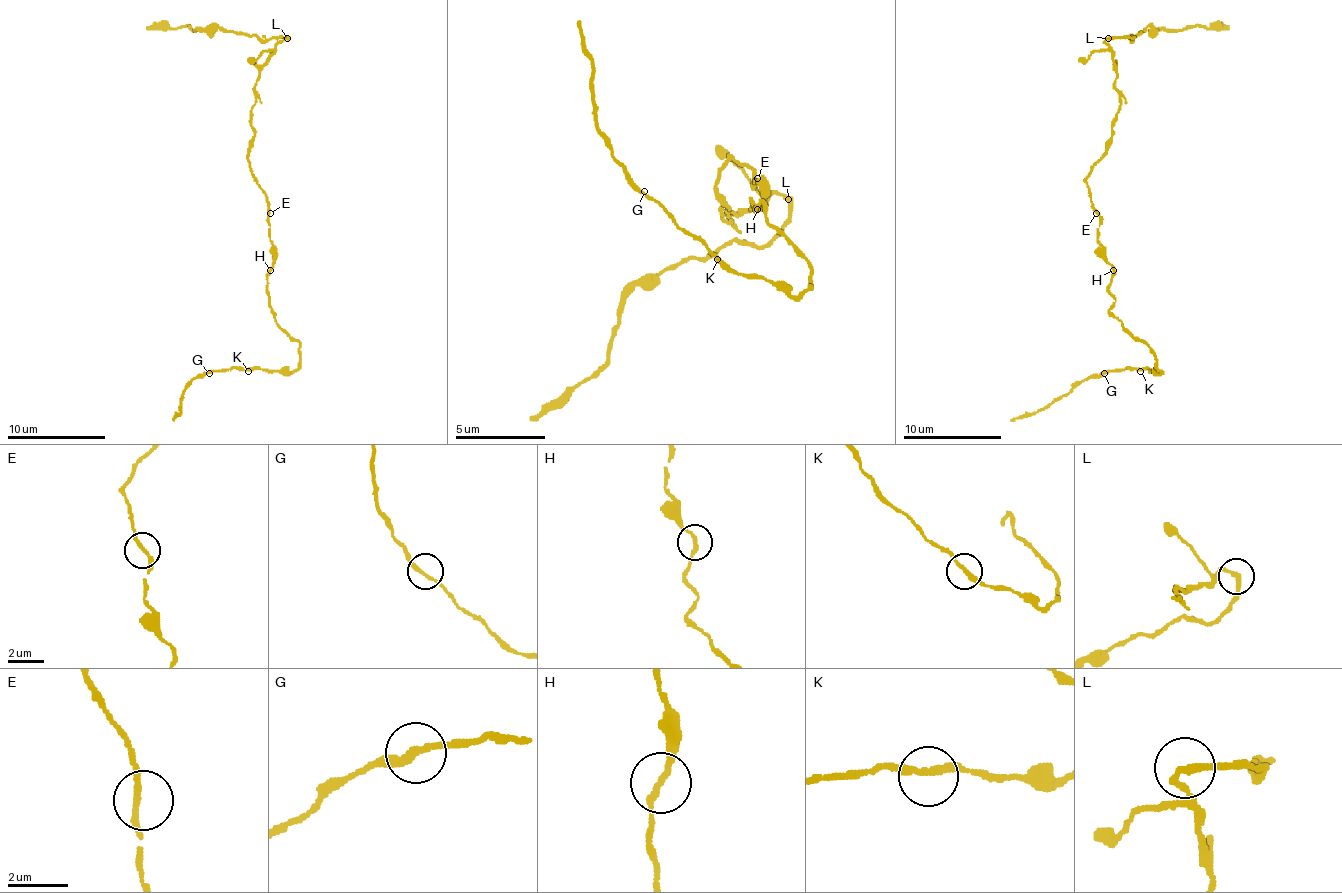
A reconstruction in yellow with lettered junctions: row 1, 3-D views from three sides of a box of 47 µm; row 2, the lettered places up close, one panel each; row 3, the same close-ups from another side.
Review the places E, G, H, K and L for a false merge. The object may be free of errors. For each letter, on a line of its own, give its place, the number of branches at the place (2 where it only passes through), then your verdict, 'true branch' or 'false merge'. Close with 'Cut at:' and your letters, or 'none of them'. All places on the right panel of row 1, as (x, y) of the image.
E: (1096, 213) | 2 | true branch
G: (1104, 373) | 2 | true branch
H: (1113, 270) | 2 | true branch
K: (1140, 371) | 2 | true branch
L: (1108, 38) | 2 | true branch
Cut at: none of them

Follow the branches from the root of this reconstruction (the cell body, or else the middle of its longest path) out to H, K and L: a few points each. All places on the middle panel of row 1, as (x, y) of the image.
H: (753, 178), (753, 182), (762, 187), (762, 205), (757, 209)
K: (753, 178), (762, 187), (762, 205), (753, 205), (812, 268), (812, 286), (775, 291), (717, 259)
L: (753, 178), (735, 159), (721, 169), (717, 182), (726, 205), (721, 218), (771, 196), (789, 200)

